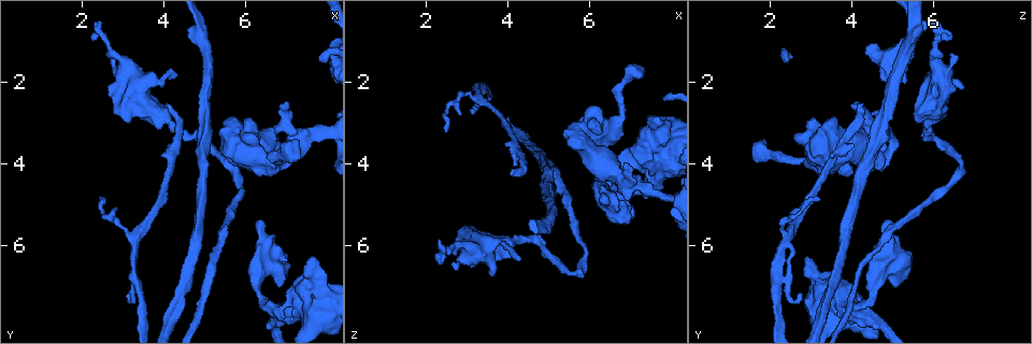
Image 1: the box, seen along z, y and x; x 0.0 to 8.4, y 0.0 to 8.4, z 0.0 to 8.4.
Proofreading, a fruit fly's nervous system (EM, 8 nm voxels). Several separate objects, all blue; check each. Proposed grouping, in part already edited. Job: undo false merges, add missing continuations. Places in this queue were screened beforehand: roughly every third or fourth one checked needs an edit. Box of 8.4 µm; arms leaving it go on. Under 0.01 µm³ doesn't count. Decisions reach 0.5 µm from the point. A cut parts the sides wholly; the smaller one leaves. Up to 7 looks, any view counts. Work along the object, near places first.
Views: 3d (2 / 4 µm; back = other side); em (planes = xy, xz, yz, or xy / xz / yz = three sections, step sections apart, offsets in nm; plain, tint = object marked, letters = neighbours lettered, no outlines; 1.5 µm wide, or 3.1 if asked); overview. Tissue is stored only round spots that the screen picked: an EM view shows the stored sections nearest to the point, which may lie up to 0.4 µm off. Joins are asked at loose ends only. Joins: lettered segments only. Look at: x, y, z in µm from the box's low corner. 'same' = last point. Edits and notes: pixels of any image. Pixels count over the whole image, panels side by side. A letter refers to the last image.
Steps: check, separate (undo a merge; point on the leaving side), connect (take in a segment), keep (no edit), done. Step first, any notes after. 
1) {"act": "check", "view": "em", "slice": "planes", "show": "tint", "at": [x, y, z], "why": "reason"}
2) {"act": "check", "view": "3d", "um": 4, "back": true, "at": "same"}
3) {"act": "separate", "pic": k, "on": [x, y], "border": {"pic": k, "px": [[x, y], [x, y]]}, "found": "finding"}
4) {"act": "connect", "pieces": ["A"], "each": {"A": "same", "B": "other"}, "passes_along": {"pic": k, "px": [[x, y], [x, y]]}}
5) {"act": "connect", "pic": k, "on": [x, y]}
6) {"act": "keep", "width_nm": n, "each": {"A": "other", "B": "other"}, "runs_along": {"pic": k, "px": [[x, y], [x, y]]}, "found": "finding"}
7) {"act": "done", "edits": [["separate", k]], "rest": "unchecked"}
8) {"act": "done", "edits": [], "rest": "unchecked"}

{"act": "check", "view": "3d", "um": 4, "at": [2.60, 2.35, 5.95]}

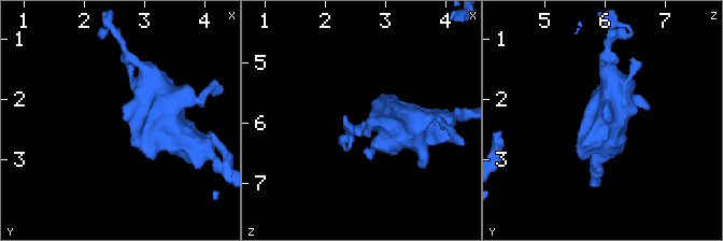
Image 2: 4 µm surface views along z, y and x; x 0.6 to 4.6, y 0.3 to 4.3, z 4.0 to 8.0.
{"act": "check", "view": "em", "slice": "xy", "step": 4, "show": "letters", "at": [2.65, 2.30, 6.00]}

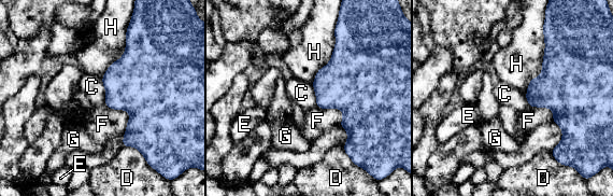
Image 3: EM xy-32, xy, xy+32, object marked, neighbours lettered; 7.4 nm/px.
{"act": "keep", "longest_contact_nm": ["H", 500], "each": {"C": "other", "D": "other", "E": "other", "F": "other", "G": "other", "H": "other"}, "found": "no lettered segment goes on from it"}

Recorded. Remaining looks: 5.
{"act": "check", "view": "3d", "um": 4, "at": [3.20, 7.15, 2.75], "why": "branch stops here"}

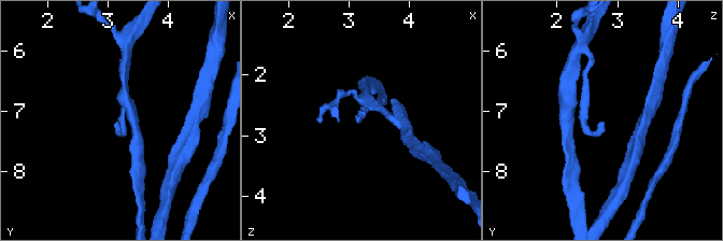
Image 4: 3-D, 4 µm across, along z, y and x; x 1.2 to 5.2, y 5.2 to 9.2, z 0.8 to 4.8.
{"act": "check", "view": "em", "slice": "planes", "show": "tint", "at": [3.20, 7.20, 2.75]}

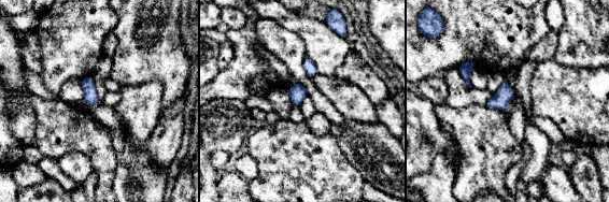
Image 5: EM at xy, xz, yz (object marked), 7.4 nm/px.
{"act": "check", "view": "em", "slice": "planes", "show": "letters", "at": "same", "why": "what lies round it"}

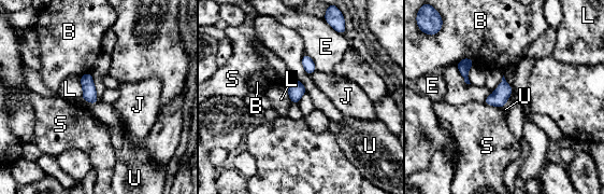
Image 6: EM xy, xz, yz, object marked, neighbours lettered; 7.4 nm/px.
{"act": "keep", "width_nm": 110, "each": {"B": "other", "E": "other", "J": "other", "L": "other", "S": "other", "U": "other"}, "border": {"pic": 6, "px": [[474, 63], [462, 58], [456, 64]]}, "found": "no lettered segment goes on from it"}

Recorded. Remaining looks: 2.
{"act": "check", "view": "em", "slice": "planes", "show": "letters", "at": [4.30, 1.80, 6.40], "why": "tapers out"}

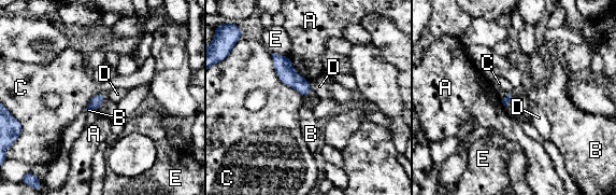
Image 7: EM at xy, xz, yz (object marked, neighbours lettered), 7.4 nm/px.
{"act": "keep", "each": {"A": "other", "B": "other", "C": "other", "D": "other", "E": "other"}, "runs_along": {"pic": 7, "px": [[274, 56], [304, 89], [304, 93]]}, "found": "none of them fits"}

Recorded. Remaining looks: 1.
{"act": "done", "edits": [], "rest": "unchecked"}

